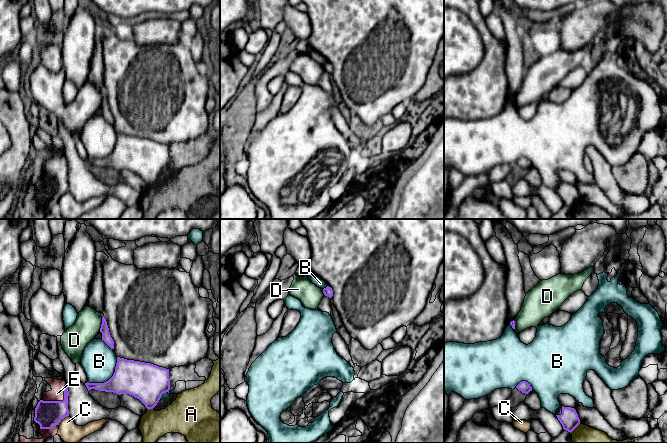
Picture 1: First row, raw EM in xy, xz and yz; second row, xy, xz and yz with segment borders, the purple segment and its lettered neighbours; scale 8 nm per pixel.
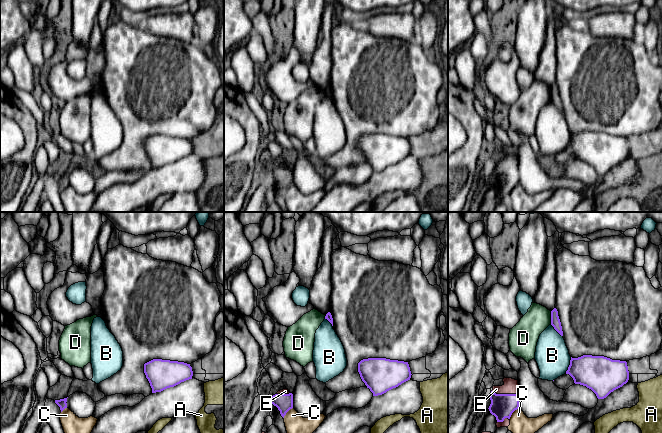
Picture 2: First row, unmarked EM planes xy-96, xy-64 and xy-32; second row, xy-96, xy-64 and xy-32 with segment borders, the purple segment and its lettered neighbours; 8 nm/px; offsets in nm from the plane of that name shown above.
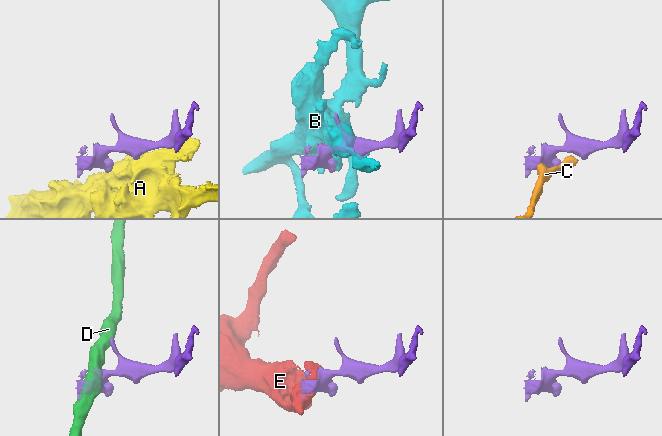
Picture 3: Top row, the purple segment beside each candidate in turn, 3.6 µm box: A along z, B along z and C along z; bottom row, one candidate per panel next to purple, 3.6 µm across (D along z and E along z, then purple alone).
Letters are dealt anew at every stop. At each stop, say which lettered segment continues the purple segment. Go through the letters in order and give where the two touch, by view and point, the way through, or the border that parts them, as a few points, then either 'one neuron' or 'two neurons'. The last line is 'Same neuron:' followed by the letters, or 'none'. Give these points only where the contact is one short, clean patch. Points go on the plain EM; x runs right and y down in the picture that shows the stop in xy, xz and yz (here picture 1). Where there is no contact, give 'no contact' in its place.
A: xy (150, 184) | two neurons
B: xy (110, 154) | two neurons
C: xy (62, 194) | along xy (68, 191), (58, 200) | two neurons
D: xy (102, 99) | along xy (103, 91), (99, 106) | two neurons
E: xy (60, 177) | one neuron
Same neuron: E

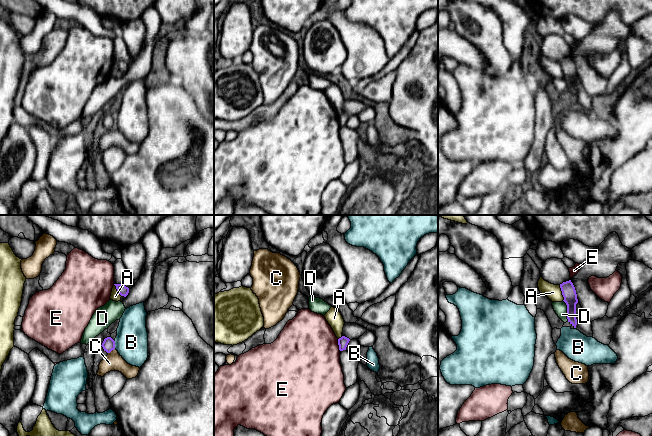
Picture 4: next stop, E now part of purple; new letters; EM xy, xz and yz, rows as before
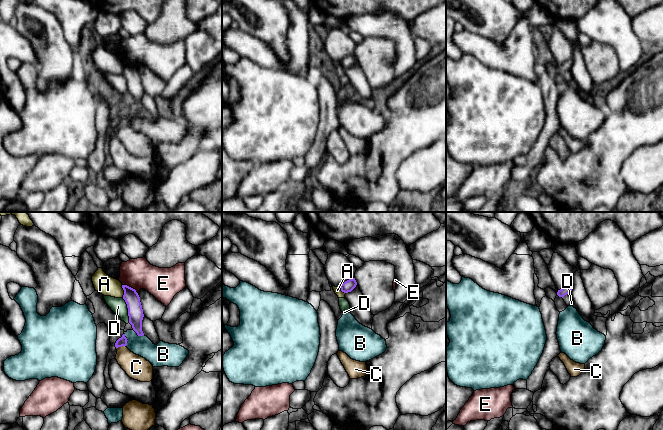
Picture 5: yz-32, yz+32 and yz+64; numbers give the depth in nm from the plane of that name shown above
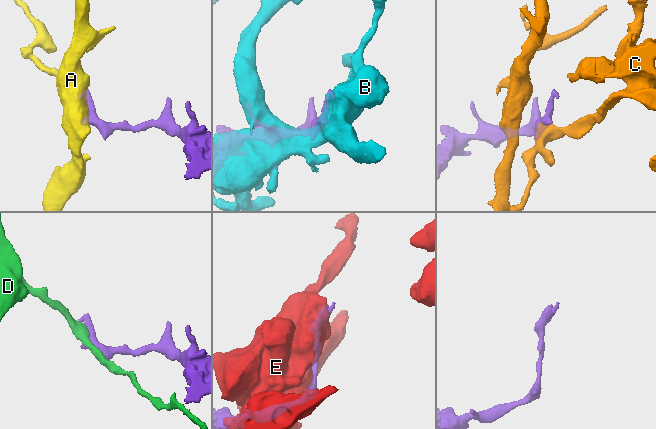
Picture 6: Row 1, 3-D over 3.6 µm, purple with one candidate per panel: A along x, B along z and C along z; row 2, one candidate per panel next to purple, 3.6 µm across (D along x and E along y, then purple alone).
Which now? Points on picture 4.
A: yz (562, 69) | along yz (559, 61), (563, 76) | two neurons
B: xy (114, 120) | two neurons
C: xy (111, 126) | along xy (114, 124), (108, 129) | two neurons
D: yz (567, 87) | along yz (563, 76), (566, 81), (566, 94), (568, 97) | two neurons
E: xz (338, 120) | two neurons
Same neuron: none

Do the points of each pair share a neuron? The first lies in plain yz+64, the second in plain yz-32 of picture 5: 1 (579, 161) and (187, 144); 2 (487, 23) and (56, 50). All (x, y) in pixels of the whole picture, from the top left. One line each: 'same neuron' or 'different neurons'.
1: same neuron
2: same neuron

